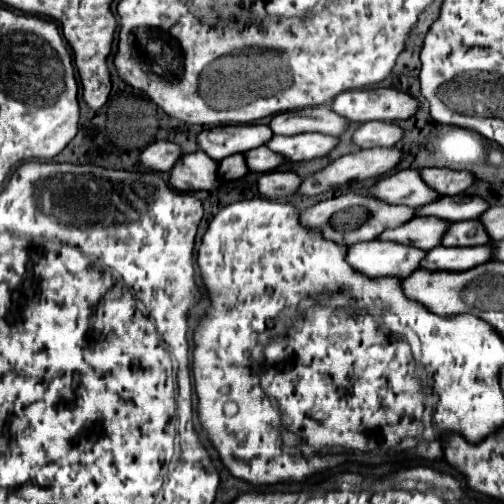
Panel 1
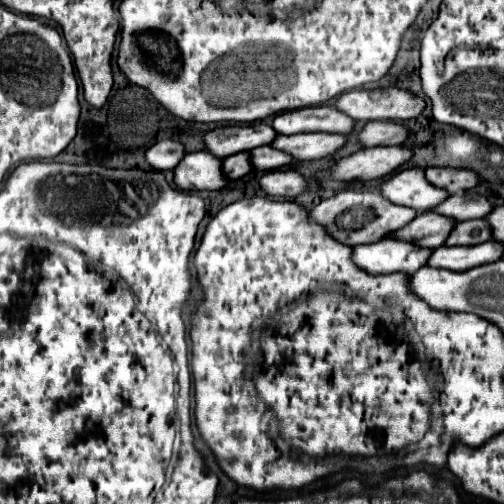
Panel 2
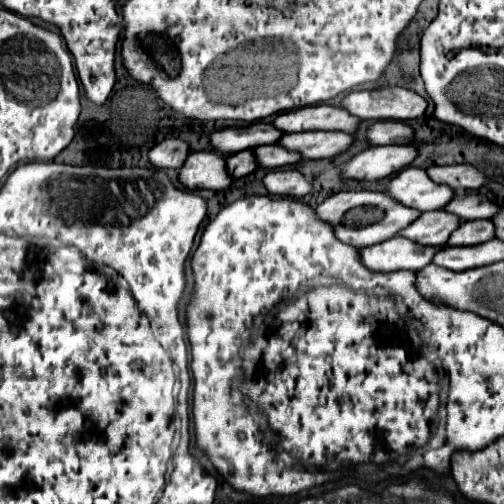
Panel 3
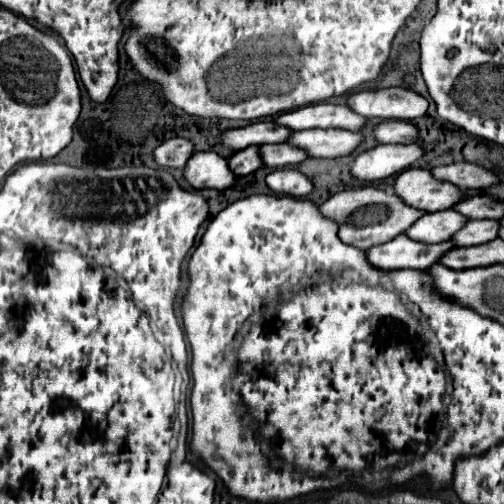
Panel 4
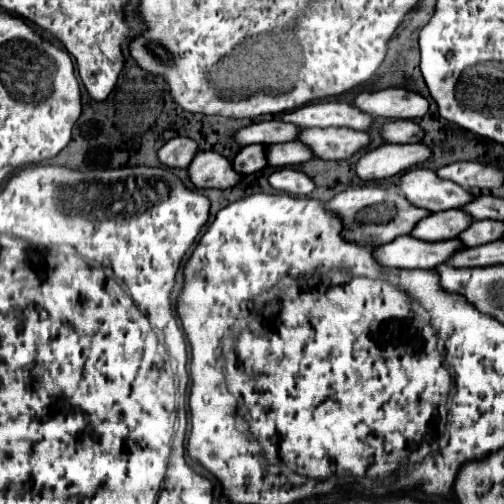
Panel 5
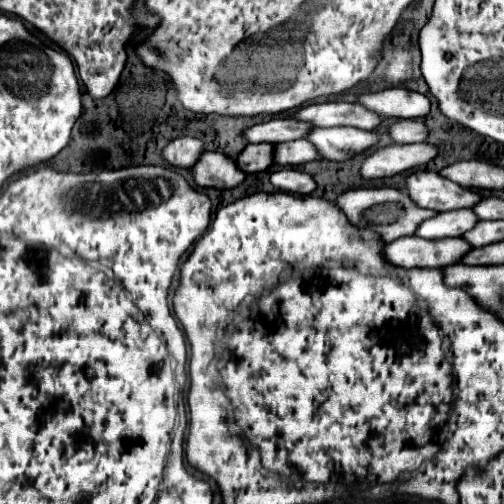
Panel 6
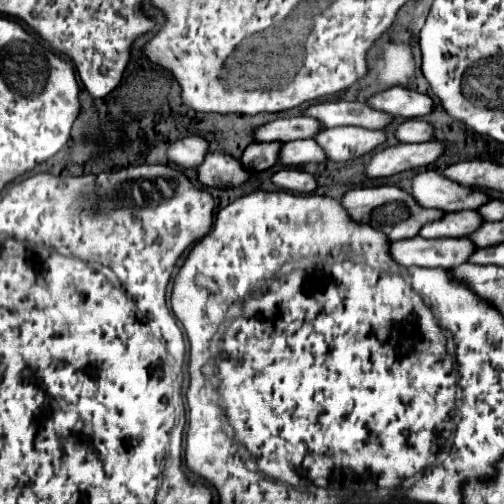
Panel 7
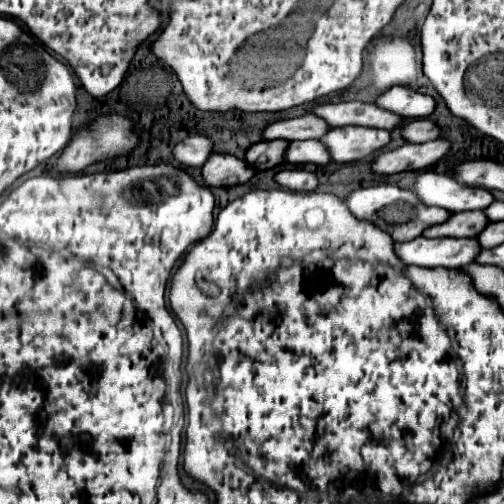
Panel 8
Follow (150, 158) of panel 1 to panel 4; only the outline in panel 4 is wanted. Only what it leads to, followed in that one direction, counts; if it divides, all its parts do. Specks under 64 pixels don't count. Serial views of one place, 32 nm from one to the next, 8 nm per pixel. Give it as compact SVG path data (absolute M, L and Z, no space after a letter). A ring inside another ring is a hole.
M170 138L162 142L154 152L154 162L162 168L184 168L184 162L188 162L188 156L194 152L192 142L184 138Z

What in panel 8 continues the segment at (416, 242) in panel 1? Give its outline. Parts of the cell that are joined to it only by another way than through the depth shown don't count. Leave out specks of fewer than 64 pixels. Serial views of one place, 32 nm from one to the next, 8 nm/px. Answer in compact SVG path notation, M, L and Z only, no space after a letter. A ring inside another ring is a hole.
M474 210L474 212L456 212L446 222L428 226L422 232L422 236L426 236L426 238L442 238L442 236L464 238L464 236L468 236L470 238L476 232L480 232L480 228L484 228L484 224L488 224L488 218L480 210Z

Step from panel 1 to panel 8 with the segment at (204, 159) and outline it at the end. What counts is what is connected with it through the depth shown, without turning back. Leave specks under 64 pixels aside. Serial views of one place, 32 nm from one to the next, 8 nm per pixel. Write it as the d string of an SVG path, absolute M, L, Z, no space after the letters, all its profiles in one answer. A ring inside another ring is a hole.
M212 154L202 166L202 180L206 186L238 186L254 176L254 168L230 154Z

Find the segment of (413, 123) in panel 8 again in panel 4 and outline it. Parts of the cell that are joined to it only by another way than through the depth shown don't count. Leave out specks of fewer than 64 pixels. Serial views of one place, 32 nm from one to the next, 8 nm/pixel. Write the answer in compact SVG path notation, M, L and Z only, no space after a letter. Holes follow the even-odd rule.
M386 120L374 126L374 140L378 144L410 144L416 142L418 130L410 122Z

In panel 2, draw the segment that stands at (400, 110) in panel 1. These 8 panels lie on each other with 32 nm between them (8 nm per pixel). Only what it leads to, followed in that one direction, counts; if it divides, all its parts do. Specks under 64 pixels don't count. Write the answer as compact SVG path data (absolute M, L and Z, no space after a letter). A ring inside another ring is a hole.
M378 88L378 90L352 90L344 92L336 100L336 110L350 116L352 120L410 120L424 110L424 102L412 92L400 88Z

